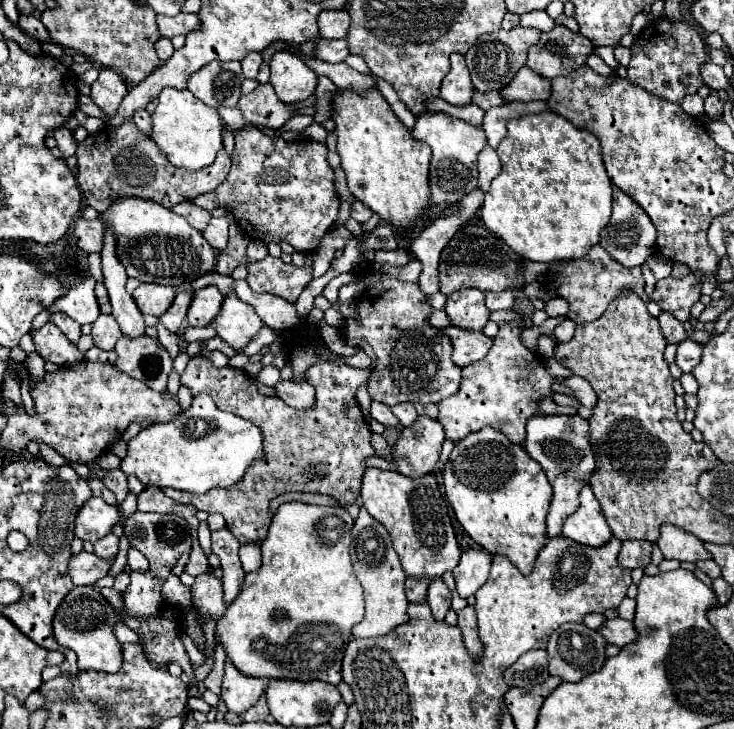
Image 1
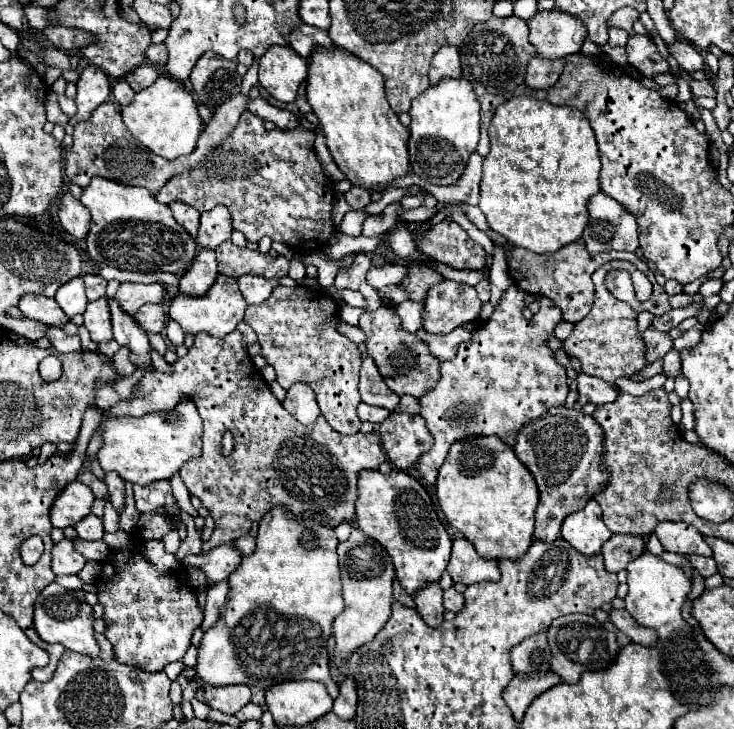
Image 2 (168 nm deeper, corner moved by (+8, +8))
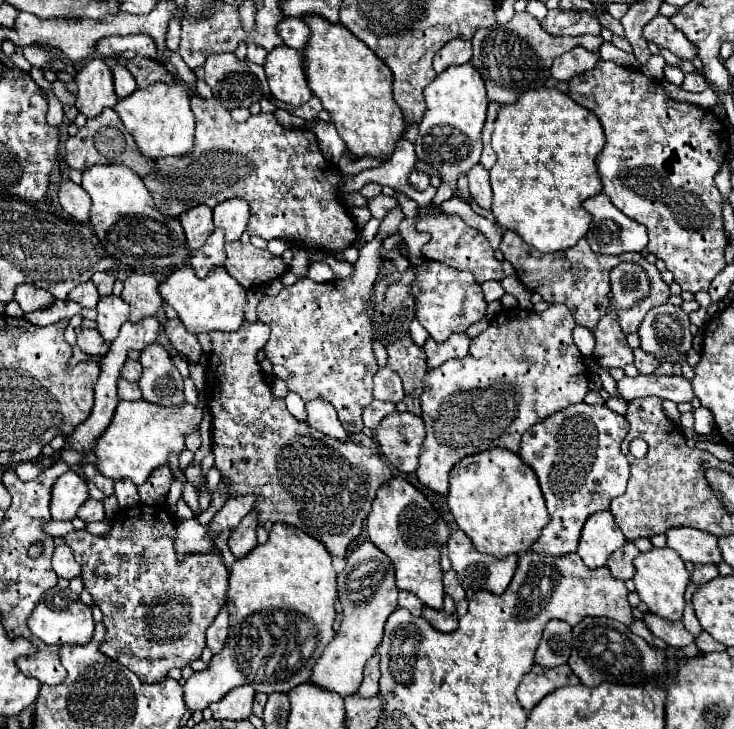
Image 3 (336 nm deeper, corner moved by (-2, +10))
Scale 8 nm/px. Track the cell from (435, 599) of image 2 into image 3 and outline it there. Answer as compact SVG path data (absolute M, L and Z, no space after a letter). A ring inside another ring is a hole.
M446 595L444 597L444 609L442 611L434 611L430 607L422 609L422 617L438 631L442 633L452 633L454 629L458 629L458 615L456 615L456 605L454 601Z

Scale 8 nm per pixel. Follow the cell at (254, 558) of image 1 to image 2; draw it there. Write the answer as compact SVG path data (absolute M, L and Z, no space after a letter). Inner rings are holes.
M248 533L248 535L242 535L240 539L236 539L236 543L234 543L234 547L242 553L242 557L248 557L248 555L252 555L252 551L254 551L254 537Z

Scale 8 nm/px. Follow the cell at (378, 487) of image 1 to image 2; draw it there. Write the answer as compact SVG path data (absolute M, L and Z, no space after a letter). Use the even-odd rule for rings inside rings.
M378 469L360 471L356 521L368 537L376 539L392 555L396 577L406 593L414 595L414 591L426 583L440 581L450 559L452 539L440 523L424 485L410 473L398 469L392 469L390 473L380 473Z

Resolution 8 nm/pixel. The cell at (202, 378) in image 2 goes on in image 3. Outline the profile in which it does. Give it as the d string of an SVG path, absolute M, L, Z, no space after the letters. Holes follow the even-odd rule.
M242 321L242 327L234 333L212 331L212 353L206 377L206 403L212 411L214 437L212 449L216 457L216 467L228 479L230 497L236 495L256 495L254 509L258 511L260 525L264 523L284 523L302 529L310 537L316 537L332 557L346 557L352 543L362 535L364 521L370 513L372 499L390 477L390 467L378 451L372 437L364 433L354 433L348 441L336 441L310 429L310 425L296 421L282 399L272 397L270 381L264 377L256 353L266 345L270 327L262 321Z

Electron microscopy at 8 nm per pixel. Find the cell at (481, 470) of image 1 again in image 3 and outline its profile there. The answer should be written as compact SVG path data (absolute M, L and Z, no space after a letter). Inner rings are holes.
M500 447L464 457L450 471L448 507L456 525L470 537L474 547L498 559L530 551L550 521L536 473L518 455Z

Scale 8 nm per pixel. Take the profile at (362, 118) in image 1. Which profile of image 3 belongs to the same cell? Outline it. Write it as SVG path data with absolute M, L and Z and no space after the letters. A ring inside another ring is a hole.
M304 15L302 19L306 19L306 25L310 29L310 43L306 43L306 49L302 51L308 87L322 101L322 107L332 115L330 121L336 125L340 137L346 141L346 147L356 157L388 159L394 151L396 141L402 137L404 131L402 111L392 99L392 71L344 25L330 23L320 15Z

